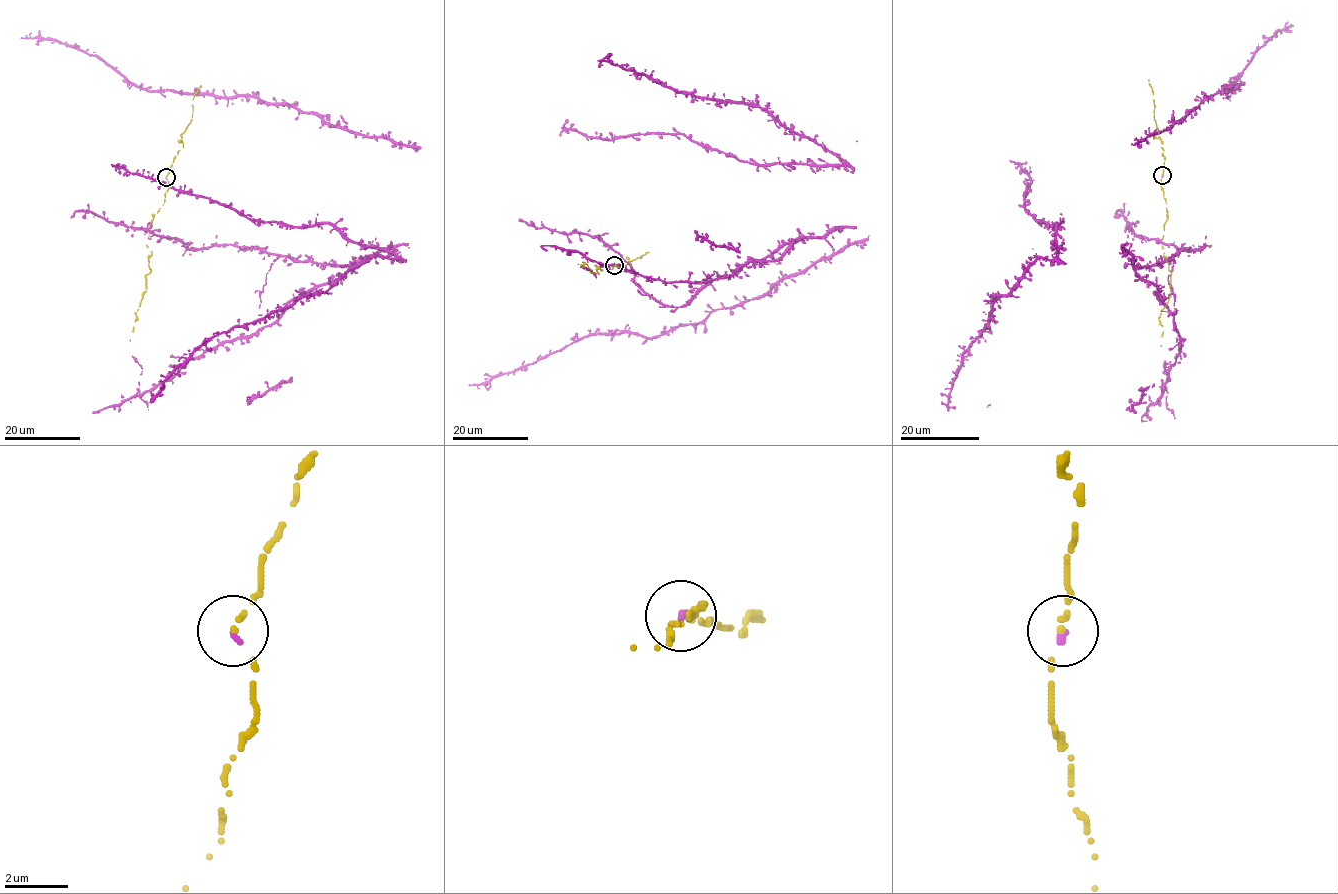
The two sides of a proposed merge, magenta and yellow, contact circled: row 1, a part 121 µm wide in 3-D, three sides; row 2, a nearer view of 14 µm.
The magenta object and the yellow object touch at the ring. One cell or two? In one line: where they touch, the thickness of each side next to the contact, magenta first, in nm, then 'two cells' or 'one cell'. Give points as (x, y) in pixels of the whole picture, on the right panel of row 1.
place (1162, 175); calibres 140 and 110 nm; one cell

